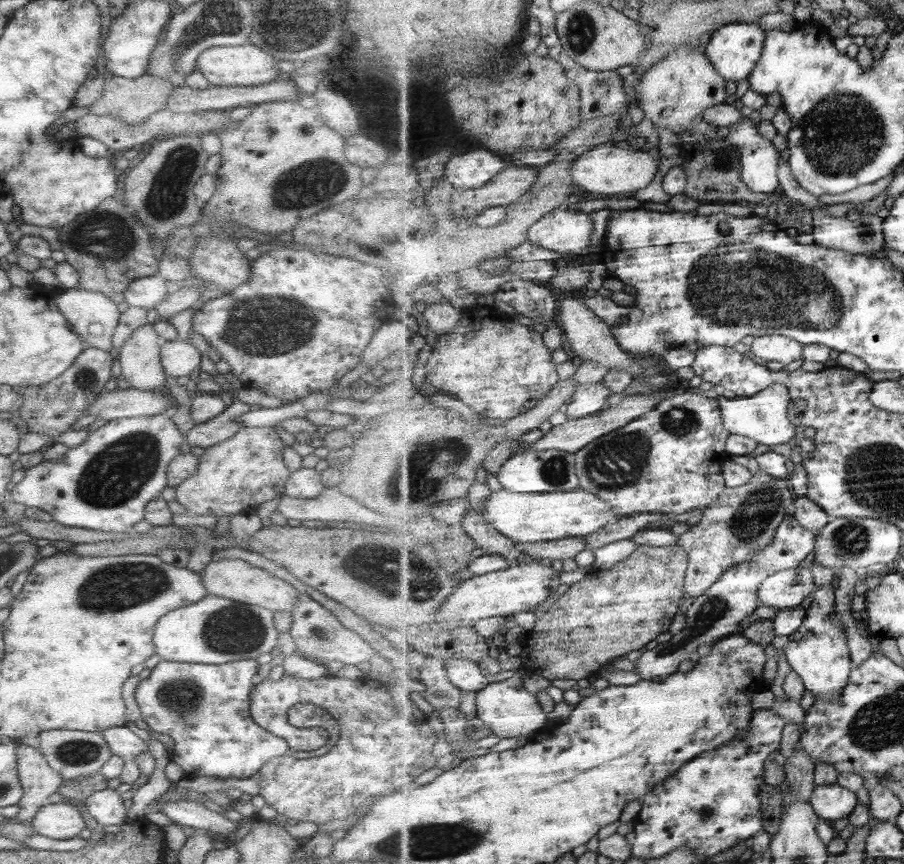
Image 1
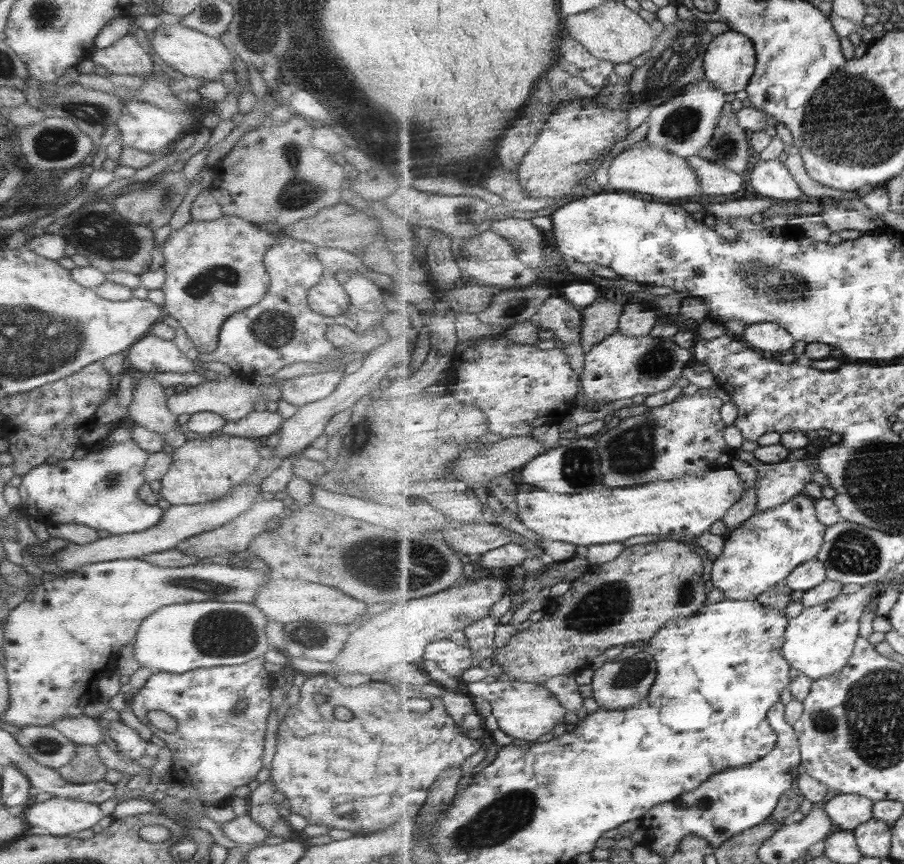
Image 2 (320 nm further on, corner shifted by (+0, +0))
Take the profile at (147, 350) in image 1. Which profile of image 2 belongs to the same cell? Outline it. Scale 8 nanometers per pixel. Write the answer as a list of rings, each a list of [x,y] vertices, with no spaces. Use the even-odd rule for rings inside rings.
[[[142,374],[142,378],[133,383],[132,399],[126,410],[133,423],[154,432],[161,438],[162,444],[174,449],[183,445],[186,437],[177,430],[175,414],[167,410],[167,397],[163,394],[163,389],[159,382]]]

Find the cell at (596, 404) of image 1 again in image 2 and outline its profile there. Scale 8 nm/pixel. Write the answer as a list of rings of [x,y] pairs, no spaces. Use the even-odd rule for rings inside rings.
[[[617,332],[585,351],[584,370],[580,374],[581,389],[591,403],[599,400],[611,401],[633,398],[637,394],[657,394],[673,388],[683,370],[694,364],[694,356],[689,348],[681,348],[673,340],[655,340],[653,335],[631,338]]]

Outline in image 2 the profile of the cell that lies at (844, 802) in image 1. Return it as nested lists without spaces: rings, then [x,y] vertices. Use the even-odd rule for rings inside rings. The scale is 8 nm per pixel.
[[[838,794],[825,805],[836,829],[855,830],[874,818],[874,805],[869,798],[857,794]]]

